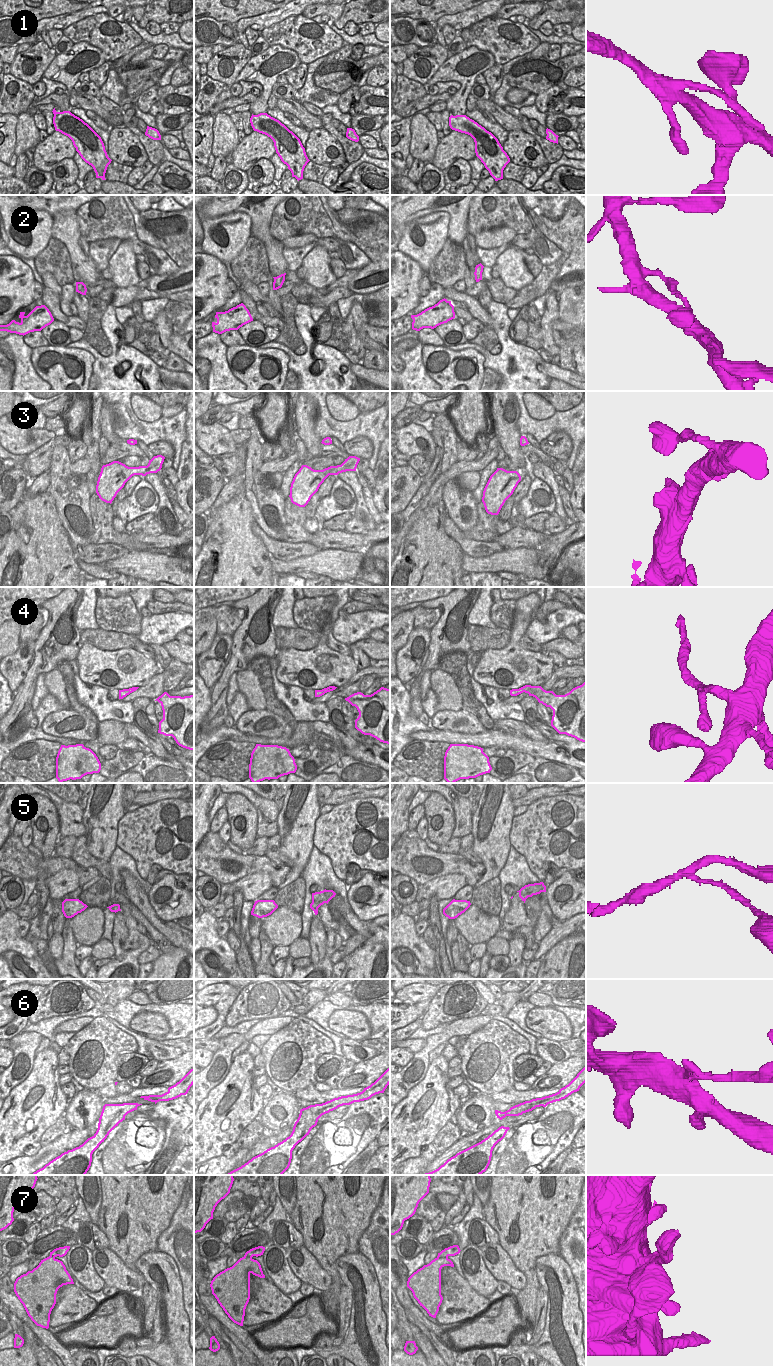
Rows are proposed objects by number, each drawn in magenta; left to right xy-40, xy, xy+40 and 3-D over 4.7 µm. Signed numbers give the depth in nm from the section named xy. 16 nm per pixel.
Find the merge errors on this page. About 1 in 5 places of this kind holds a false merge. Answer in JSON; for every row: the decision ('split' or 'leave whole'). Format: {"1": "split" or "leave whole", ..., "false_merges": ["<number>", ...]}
{"1": "leave whole", "2": "leave whole", "3": "leave whole", "4": "split", "5": "leave whole", "6": "leave whole", "7": "leave whole", "false_merges": ["4"]}

